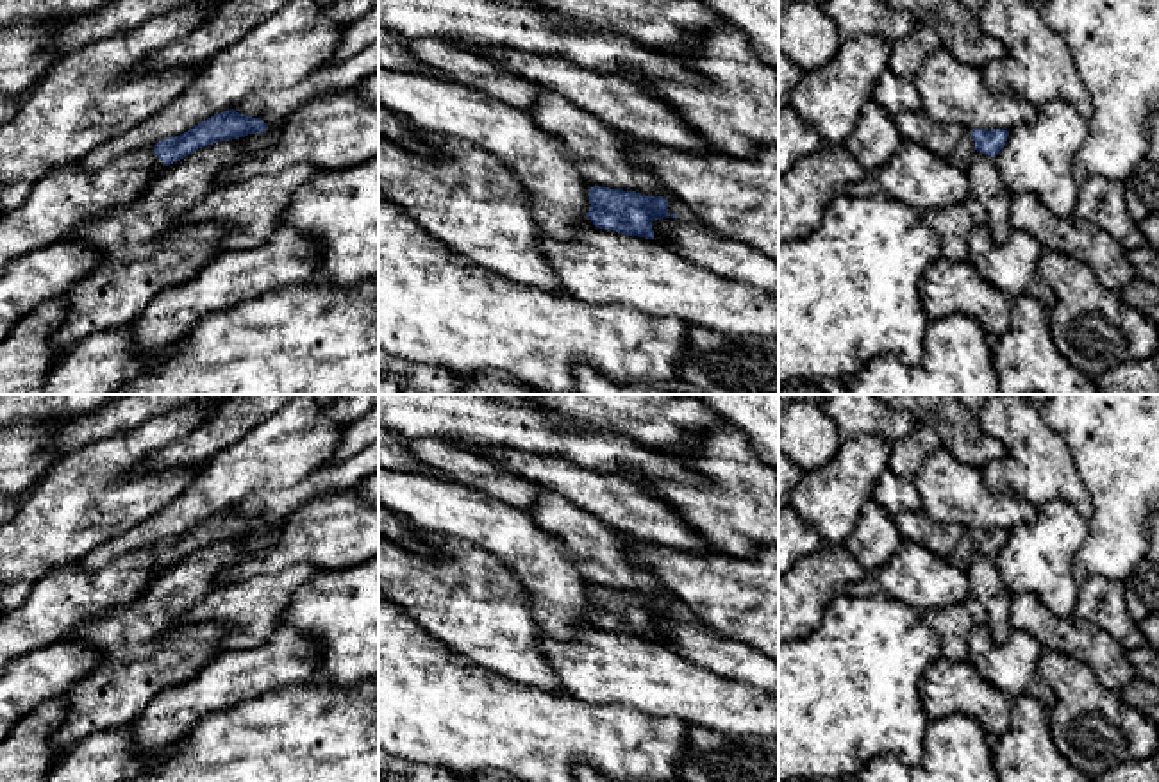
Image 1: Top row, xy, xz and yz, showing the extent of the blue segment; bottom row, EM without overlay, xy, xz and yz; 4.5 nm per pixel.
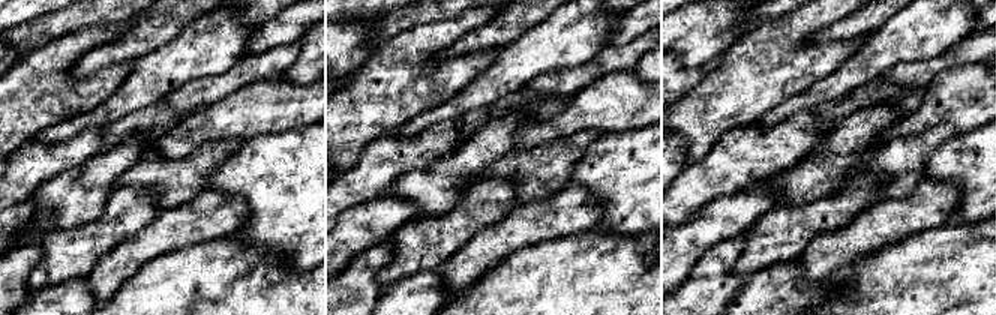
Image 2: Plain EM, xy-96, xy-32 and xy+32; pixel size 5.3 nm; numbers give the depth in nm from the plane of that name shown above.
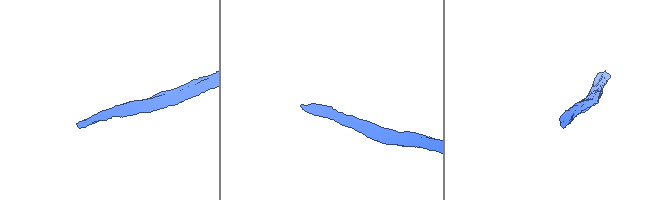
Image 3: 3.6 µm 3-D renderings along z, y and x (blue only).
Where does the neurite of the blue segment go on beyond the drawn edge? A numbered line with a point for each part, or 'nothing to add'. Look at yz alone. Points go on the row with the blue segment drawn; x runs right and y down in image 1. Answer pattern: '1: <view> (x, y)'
1: yz (961, 156)

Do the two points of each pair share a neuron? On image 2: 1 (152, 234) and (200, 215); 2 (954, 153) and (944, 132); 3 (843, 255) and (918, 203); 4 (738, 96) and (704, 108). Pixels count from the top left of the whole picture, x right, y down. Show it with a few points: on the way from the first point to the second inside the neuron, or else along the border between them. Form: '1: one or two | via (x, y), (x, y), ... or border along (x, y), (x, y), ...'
1: one | via (164, 234), (188, 224)
2: two | border along (957, 132), (930, 155), (926, 167)
3: one | via (861, 237), (887, 221), (900, 218)
4: one | via (729, 96), (713, 108)

